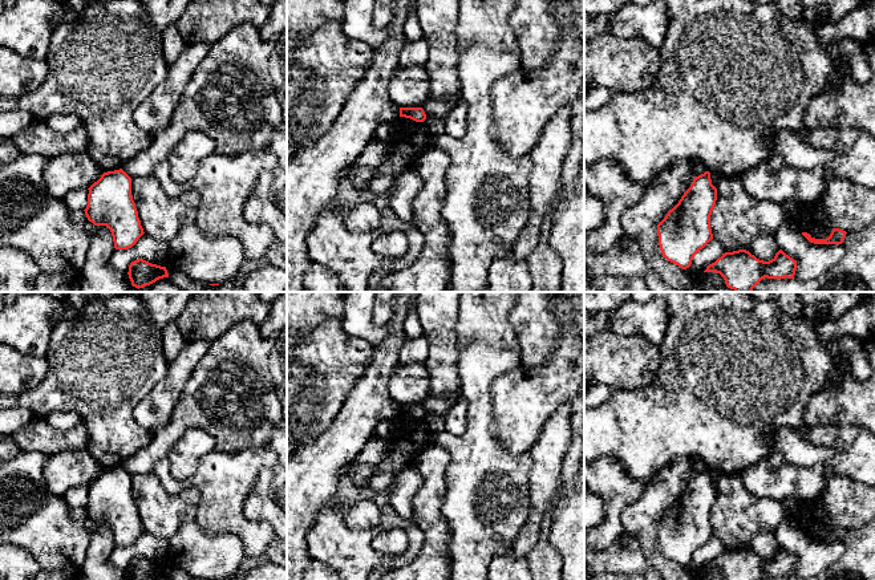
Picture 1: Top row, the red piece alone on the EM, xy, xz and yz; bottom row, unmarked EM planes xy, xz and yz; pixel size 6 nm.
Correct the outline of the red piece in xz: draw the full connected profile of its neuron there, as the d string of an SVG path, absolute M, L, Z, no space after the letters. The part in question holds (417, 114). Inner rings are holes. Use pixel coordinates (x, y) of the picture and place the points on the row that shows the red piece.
M400 108L400 117L410 118L416 122L424 122L426 119L422 108Z

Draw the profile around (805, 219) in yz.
M803 204L797 212L787 219L801 232L807 232L811 238L826 239L833 228L817 219L817 206Z

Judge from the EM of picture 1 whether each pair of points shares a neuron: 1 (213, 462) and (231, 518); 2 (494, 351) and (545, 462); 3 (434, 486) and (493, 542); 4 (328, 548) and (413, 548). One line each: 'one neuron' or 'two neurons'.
1: one neuron
2: two neurons
3: two neurons
4: one neuron

